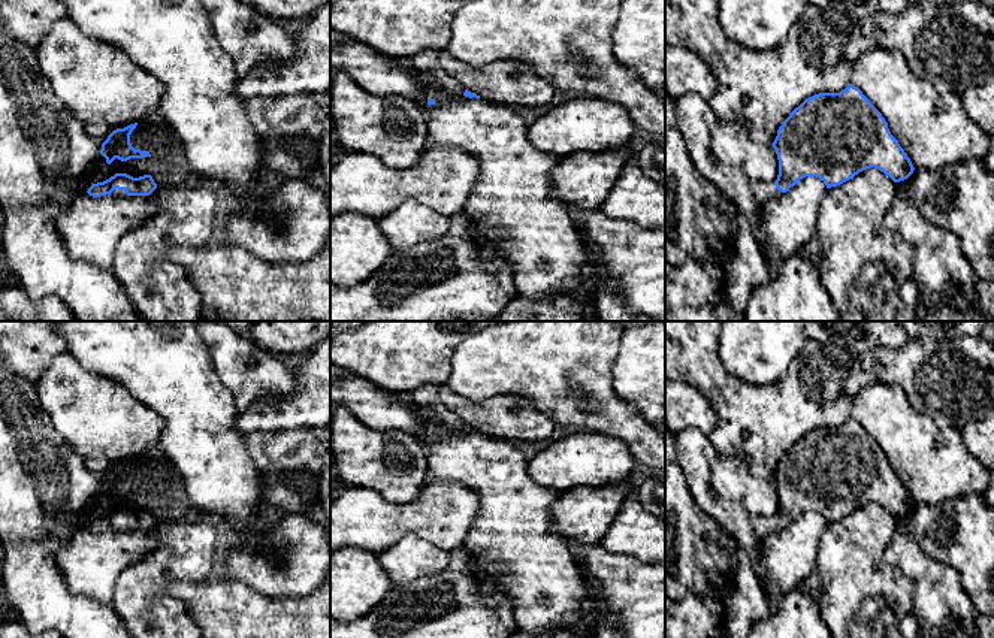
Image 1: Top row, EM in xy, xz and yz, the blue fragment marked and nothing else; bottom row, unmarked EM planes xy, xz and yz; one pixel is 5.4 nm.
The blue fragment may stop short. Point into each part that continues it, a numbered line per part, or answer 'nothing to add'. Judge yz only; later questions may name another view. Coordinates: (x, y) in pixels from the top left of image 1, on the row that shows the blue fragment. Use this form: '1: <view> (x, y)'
1: yz (763, 191)

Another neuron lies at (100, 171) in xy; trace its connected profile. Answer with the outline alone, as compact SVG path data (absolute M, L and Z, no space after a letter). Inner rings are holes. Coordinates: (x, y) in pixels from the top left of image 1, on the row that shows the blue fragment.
M99 154L99 157L94 160L91 169L87 172L82 181L82 190L84 193L87 193L93 184L103 182L115 173L127 173L133 178L151 175L149 170L157 166L157 163L158 161L152 157L142 157L130 158L127 161L115 158L111 164L108 164L106 158Z

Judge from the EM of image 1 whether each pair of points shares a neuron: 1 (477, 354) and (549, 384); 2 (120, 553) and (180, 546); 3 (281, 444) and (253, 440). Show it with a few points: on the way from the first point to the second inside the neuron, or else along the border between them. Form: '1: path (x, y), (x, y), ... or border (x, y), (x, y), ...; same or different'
1: path (495, 359), (523, 359), (531, 366); same
2: border (148, 531), (157, 546), (124, 570); different
3: border (263, 451), (265, 454); different

